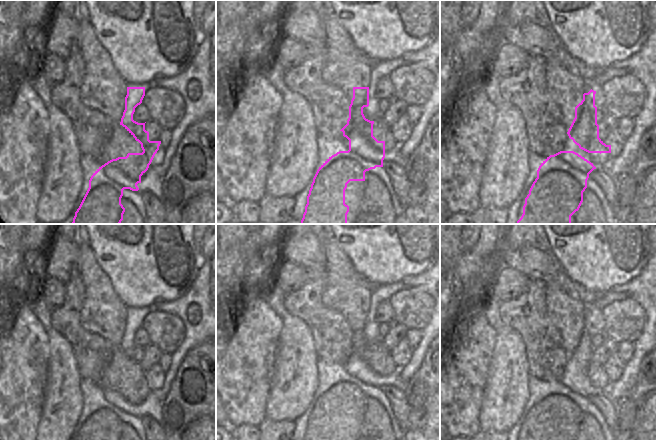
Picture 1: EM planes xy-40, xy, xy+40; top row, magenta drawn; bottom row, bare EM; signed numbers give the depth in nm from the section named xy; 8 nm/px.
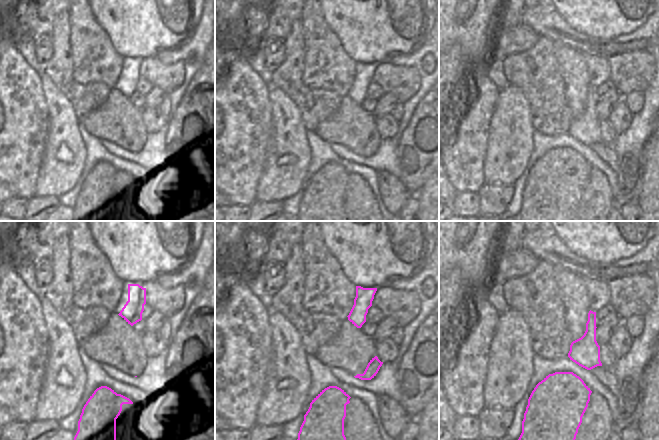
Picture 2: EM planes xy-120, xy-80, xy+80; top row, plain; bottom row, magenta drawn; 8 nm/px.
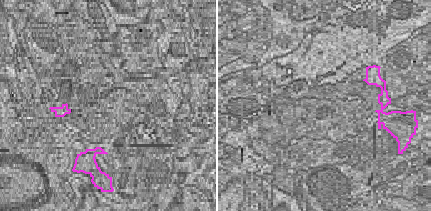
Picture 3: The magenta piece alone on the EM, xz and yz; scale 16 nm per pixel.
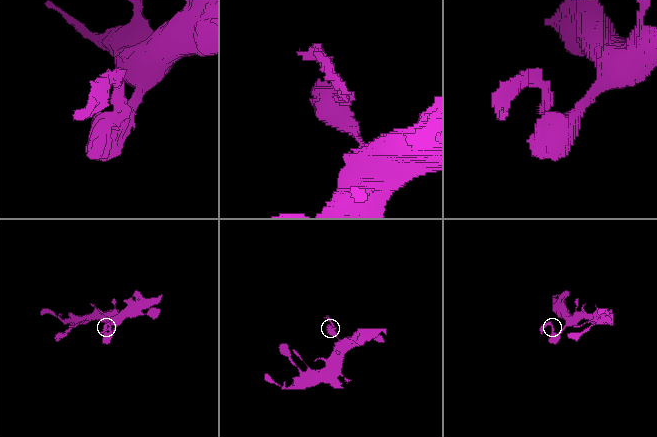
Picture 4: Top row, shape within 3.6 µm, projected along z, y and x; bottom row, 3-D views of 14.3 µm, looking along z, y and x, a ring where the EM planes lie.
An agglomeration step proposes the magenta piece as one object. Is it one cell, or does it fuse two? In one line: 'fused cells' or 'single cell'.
fused cells

